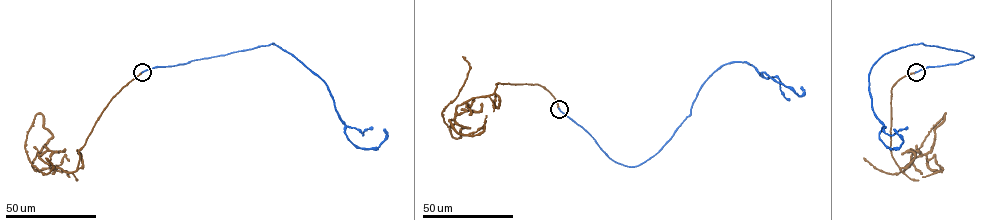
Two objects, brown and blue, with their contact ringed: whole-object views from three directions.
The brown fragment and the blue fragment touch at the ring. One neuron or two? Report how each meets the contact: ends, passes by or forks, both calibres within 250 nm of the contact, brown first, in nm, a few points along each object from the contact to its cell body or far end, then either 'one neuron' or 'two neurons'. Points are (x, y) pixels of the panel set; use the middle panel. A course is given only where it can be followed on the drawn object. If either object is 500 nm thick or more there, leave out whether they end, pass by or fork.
brown ends there; blue ends there; 240 nm thick on the brown side, 280 nm on the other; brown runs (559, 109), (542, 86), (496, 84), (456, 107), (469, 128), (455, 138), (442, 112), (467, 77), (462, 56); blue runs (559, 109), (629, 166), (655, 155), (723, 65), (746, 62), (800, 96), (801, 86); one neuron

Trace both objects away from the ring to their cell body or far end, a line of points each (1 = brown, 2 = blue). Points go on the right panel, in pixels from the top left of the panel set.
1: (916, 72), (891, 92), (891, 154), (902, 172), (931, 149), (945, 114), (904, 170), (881, 171), (863, 158)
2: (916, 72), (973, 57), (923, 44), (884, 54), (869, 91), (879, 139), (897, 148), (893, 129)

